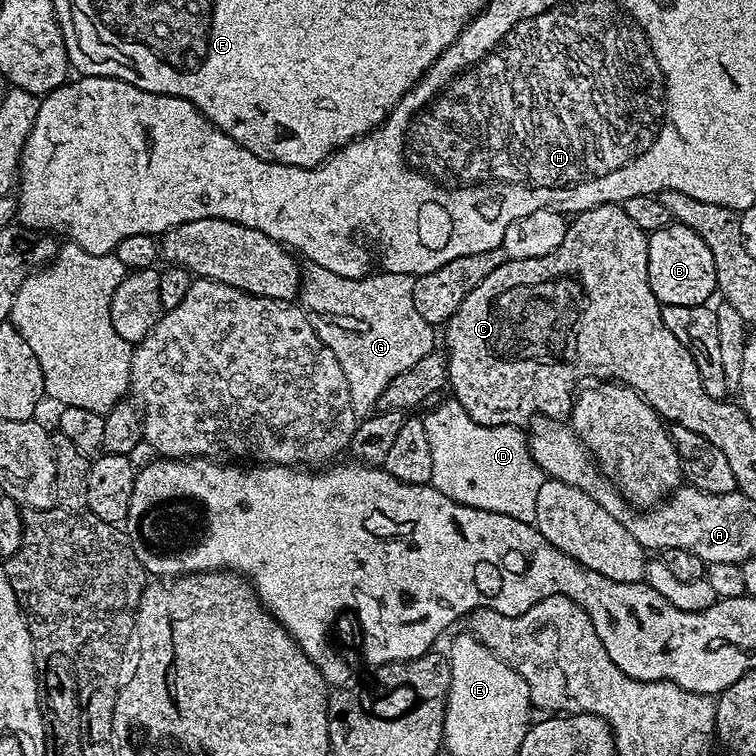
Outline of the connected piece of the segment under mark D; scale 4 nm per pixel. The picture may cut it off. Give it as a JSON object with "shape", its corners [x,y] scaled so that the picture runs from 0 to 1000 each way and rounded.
{"shape":[[[591,526],[567,550],[560,552],[563,563],[563,579],[569,579],[569,611],[574,611],[571,644],[590,653],[607,667],[627,669],[632,675],[653,675],[653,680],[675,680],[697,693],[709,692],[712,675],[712,648],[722,632],[698,594],[698,577],[692,565],[671,561],[669,563],[640,563],[627,558],[616,542],[601,526]]]}

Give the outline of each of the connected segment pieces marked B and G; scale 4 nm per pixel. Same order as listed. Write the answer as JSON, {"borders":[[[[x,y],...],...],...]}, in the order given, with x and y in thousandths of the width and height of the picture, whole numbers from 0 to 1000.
{"borders":[[[[888,295],[876,304],[861,308],[857,313],[857,361],[860,362],[860,384],[865,384],[865,394],[873,397],[874,403],[886,405],[918,405],[919,402],[935,403],[942,386],[948,385],[947,353],[944,352],[944,336],[913,299],[902,299]]],[[[407,349],[397,361],[394,401],[407,414],[407,425],[421,447],[442,463],[442,474],[447,474],[447,484],[452,484],[452,495],[458,495],[466,536],[476,553],[488,549],[503,534],[511,511],[516,511],[532,489],[542,489],[548,479],[563,474],[579,455],[578,440],[577,444],[571,440],[575,439],[573,430],[566,429],[548,405],[548,369],[537,362],[497,357],[485,365],[458,368],[419,349]]]]}

